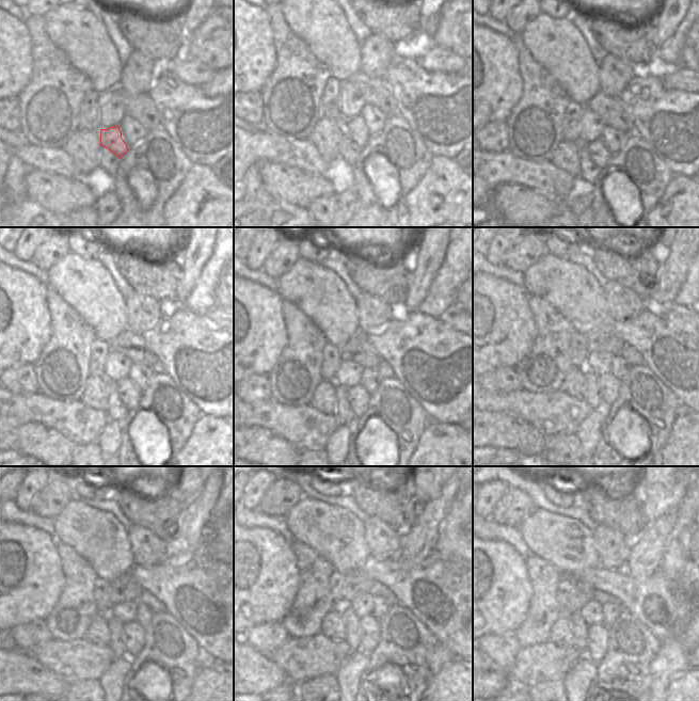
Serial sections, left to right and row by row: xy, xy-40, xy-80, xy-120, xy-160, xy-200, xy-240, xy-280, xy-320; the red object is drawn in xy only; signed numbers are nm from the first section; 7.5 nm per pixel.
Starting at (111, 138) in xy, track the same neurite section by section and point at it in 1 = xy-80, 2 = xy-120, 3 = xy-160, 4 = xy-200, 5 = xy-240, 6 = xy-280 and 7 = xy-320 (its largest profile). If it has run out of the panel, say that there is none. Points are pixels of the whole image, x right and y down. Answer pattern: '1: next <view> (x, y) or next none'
1: next xy-80 (601, 155)
2: next xy-120 (128, 393)
3: next xy-160 (360, 395)
4: next xy-200 (607, 385)
5: next xy-240 (132, 631)
6: next xy-280 (369, 626)
7: next xy-320 (603, 627)

